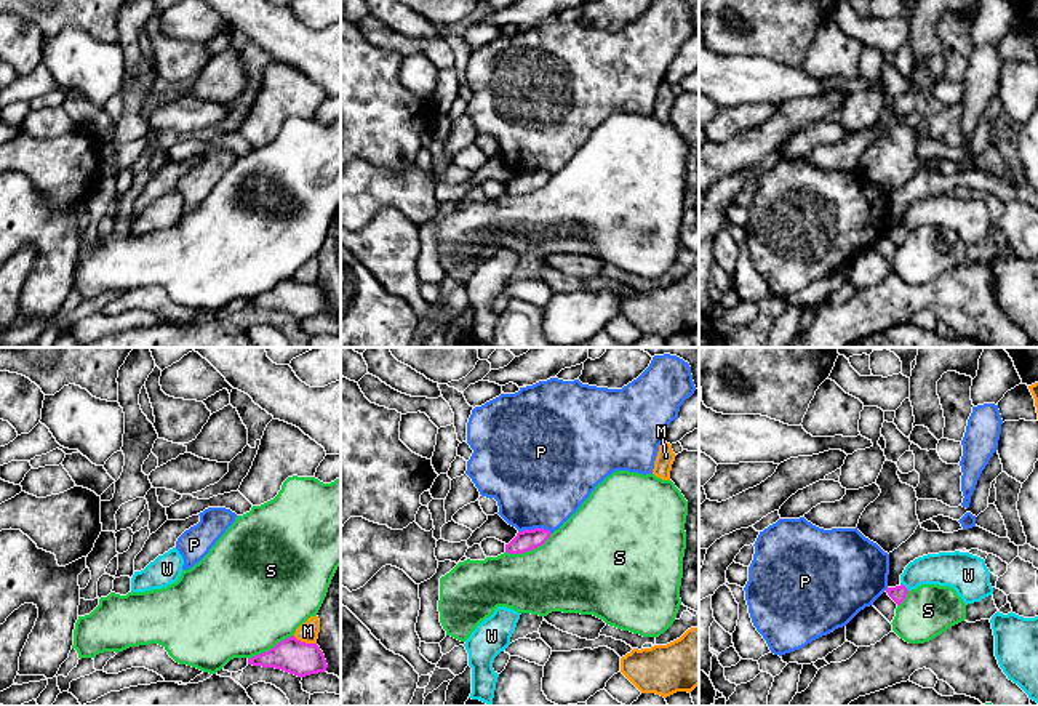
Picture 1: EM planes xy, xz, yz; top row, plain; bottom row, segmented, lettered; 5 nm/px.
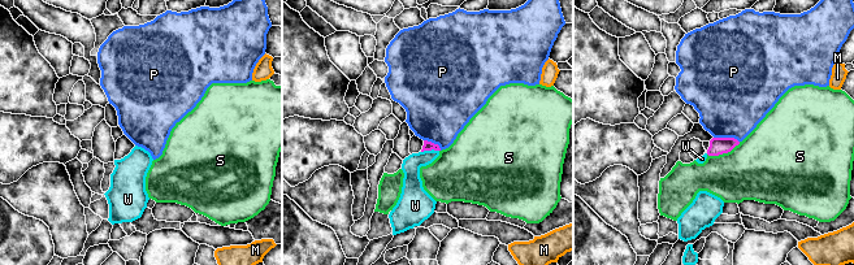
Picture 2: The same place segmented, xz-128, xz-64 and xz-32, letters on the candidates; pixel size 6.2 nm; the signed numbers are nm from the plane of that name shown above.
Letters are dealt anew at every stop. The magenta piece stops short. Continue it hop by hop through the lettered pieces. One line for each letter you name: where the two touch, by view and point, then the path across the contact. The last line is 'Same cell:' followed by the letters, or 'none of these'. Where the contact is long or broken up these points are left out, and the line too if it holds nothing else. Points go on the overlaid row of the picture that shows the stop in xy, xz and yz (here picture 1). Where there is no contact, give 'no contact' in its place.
Same cell: none of these

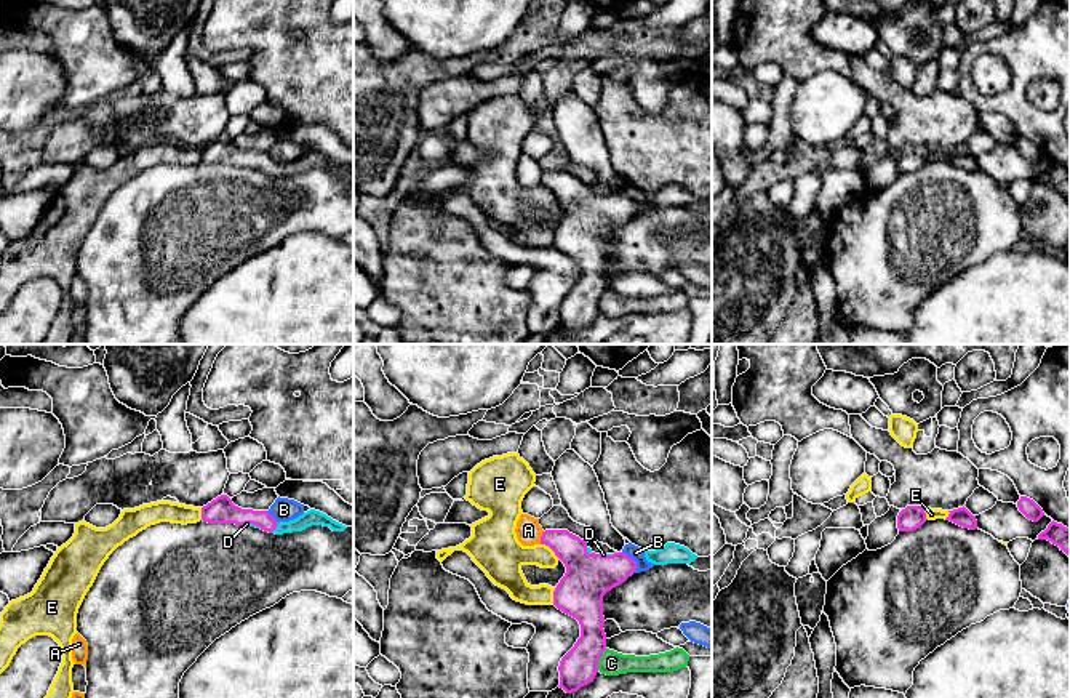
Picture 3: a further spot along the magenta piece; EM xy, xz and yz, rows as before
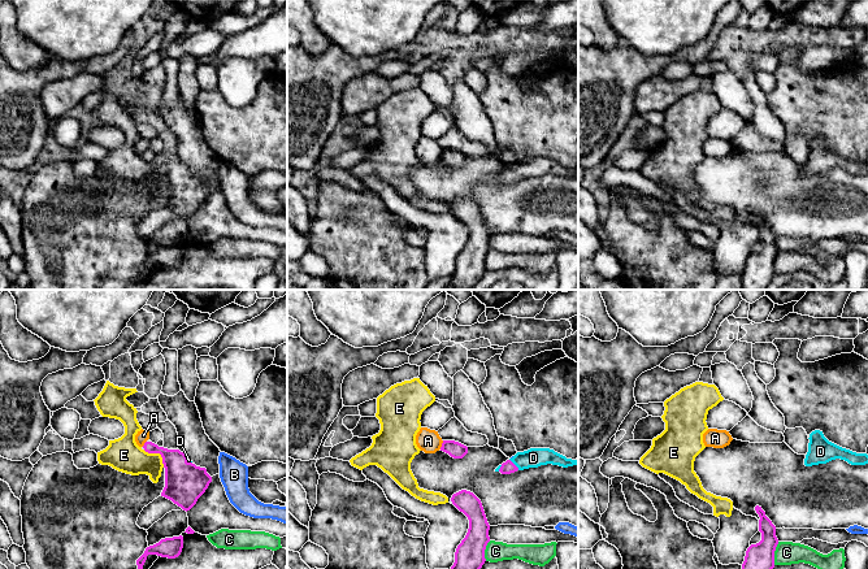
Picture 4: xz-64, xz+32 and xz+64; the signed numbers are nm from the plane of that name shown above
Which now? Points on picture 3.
D: xy (275, 527) | across xy (229, 513), (263, 519), (275, 527), (298, 525), (311, 517)
Same cell: D

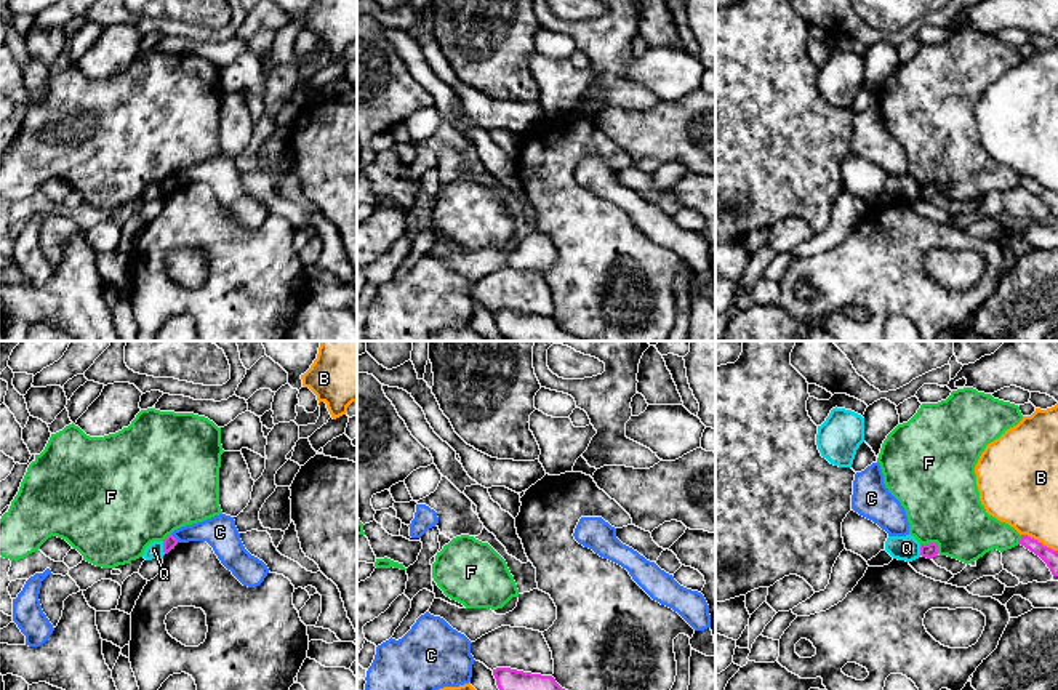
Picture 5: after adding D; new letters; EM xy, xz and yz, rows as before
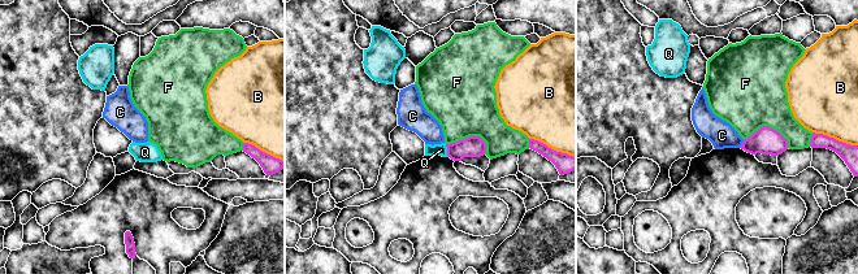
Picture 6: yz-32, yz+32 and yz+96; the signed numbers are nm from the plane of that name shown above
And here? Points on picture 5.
Same cell: none of these

